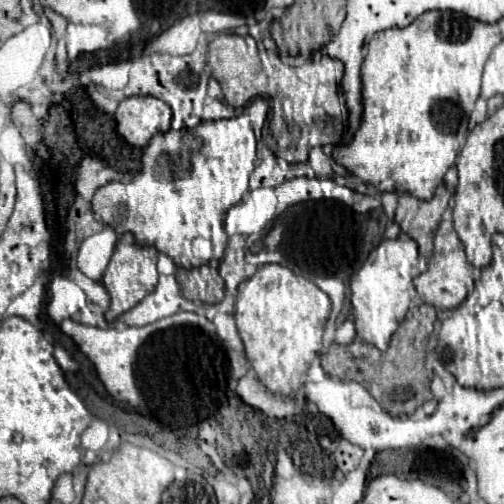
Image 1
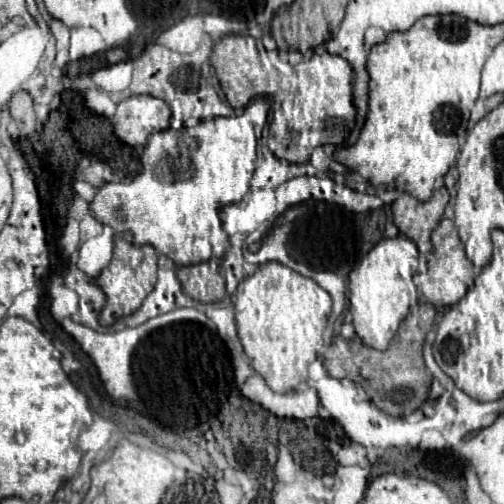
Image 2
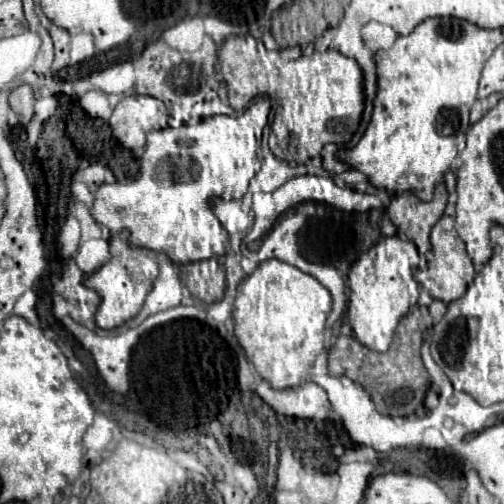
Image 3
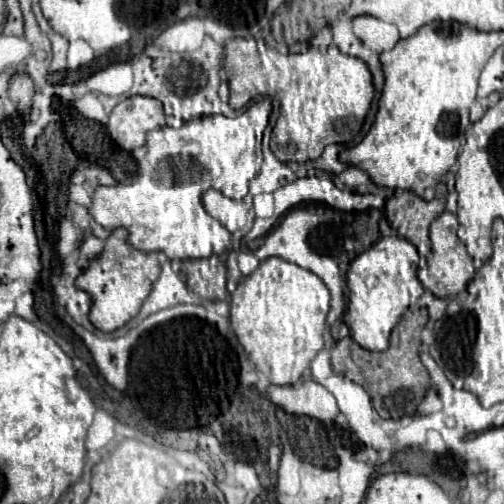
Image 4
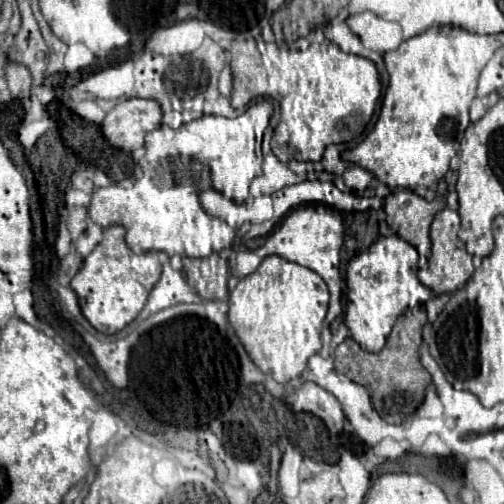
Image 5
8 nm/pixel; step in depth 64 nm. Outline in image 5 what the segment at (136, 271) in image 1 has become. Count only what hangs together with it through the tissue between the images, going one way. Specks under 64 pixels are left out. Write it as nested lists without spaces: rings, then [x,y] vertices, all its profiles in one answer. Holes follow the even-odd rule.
[[[114,224],[104,230],[102,242],[84,258],[82,268],[72,278],[70,286],[80,298],[86,320],[104,334],[116,334],[130,324],[144,308],[150,290],[162,274],[162,264],[156,252],[132,254],[124,242],[124,228]]]

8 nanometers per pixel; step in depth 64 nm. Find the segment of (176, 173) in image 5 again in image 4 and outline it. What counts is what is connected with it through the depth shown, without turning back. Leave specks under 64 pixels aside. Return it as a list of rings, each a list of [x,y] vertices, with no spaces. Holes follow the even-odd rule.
[[[264,98],[252,104],[251,122],[248,120],[246,114],[240,114],[240,116],[234,116],[234,118],[228,118],[228,116],[204,116],[204,118],[200,118],[200,120],[196,120],[196,122],[184,124],[180,130],[174,130],[174,128],[170,128],[170,126],[162,126],[162,128],[158,128],[158,130],[148,132],[148,136],[146,136],[146,148],[148,148],[148,152],[146,152],[146,156],[144,156],[144,160],[142,160],[142,172],[140,172],[140,176],[136,178],[134,184],[128,184],[128,186],[126,186],[126,184],[116,184],[116,186],[108,186],[108,188],[106,188],[106,186],[98,186],[96,192],[94,192],[94,196],[92,196],[94,220],[96,220],[98,224],[102,224],[106,230],[114,230],[114,228],[120,228],[120,226],[126,228],[126,230],[128,230],[128,244],[130,244],[130,246],[134,246],[136,250],[142,250],[142,252],[164,252],[168,258],[180,258],[180,260],[184,260],[184,258],[208,258],[208,256],[214,254],[214,250],[216,250],[216,254],[228,250],[228,248],[230,248],[230,242],[232,242],[232,234],[230,234],[218,220],[214,220],[212,216],[206,214],[206,210],[204,210],[204,206],[202,206],[202,194],[204,194],[206,190],[210,190],[210,188],[220,190],[224,196],[228,196],[228,198],[232,198],[232,200],[242,200],[242,198],[248,194],[248,184],[250,184],[250,180],[260,172],[260,160],[258,160],[258,156],[263,156],[261,142],[264,130],[269,122],[271,110],[270,99]],[[212,234],[218,234],[218,248],[216,248],[216,244],[212,242]]]

